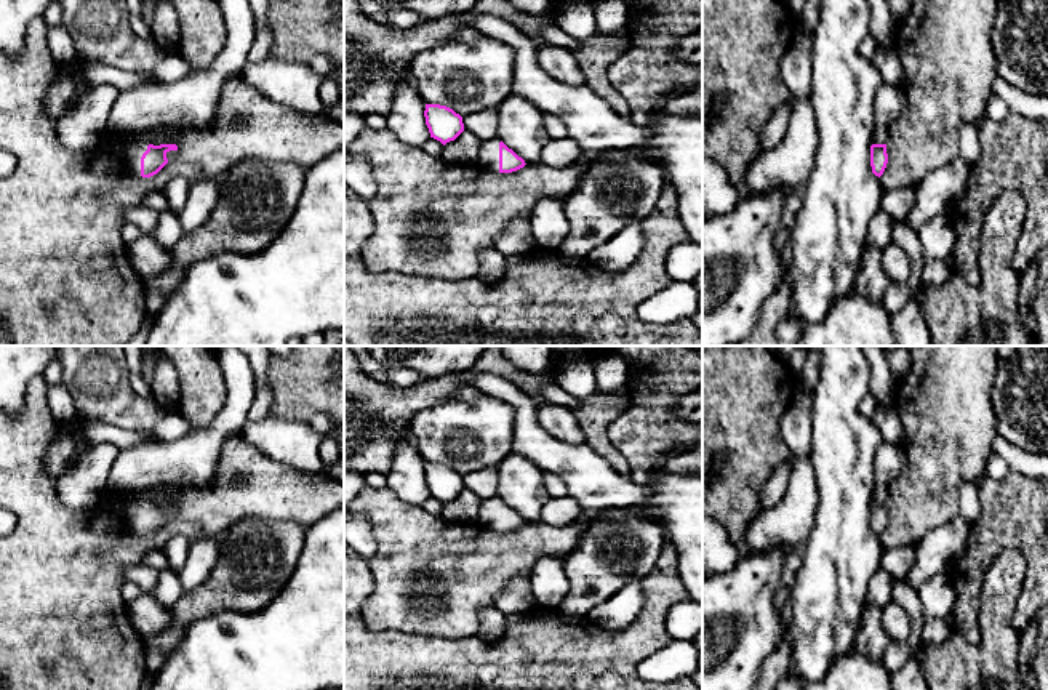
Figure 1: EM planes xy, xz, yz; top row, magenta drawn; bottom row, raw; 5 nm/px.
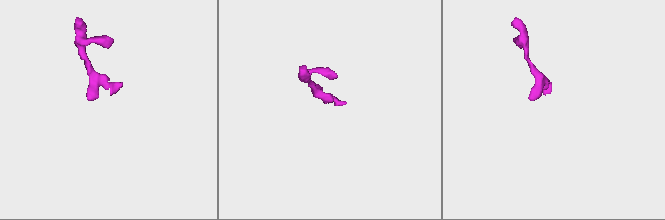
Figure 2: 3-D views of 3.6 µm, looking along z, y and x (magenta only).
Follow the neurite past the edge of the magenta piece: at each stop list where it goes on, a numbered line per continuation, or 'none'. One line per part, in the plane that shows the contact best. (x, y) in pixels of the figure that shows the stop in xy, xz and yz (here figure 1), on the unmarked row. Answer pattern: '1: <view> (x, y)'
1: xy (162, 493)

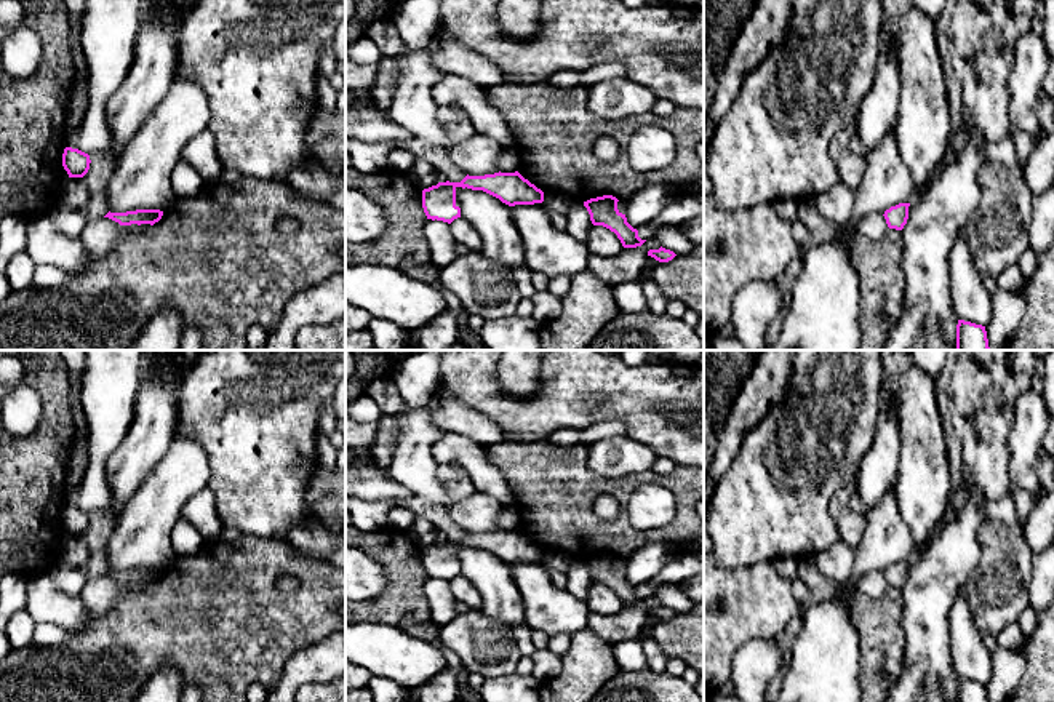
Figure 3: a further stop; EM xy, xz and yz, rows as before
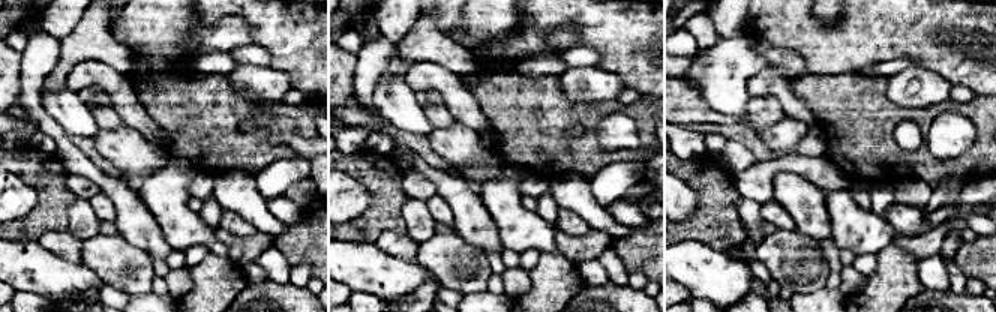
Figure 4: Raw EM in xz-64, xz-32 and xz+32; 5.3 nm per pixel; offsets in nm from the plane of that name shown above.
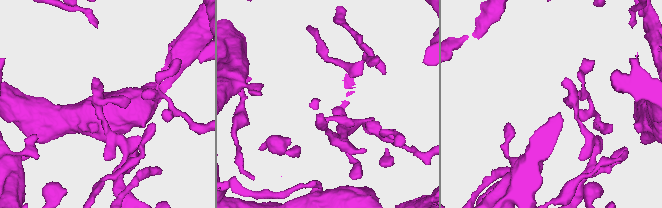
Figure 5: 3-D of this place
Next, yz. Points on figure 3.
none

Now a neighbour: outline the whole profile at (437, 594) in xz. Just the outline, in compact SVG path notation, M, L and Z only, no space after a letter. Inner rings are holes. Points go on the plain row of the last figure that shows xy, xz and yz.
M427 577L424 582L424 595L430 606L430 619L438 625L445 625L453 620L456 612L456 598L449 590L449 582L443 579Z

